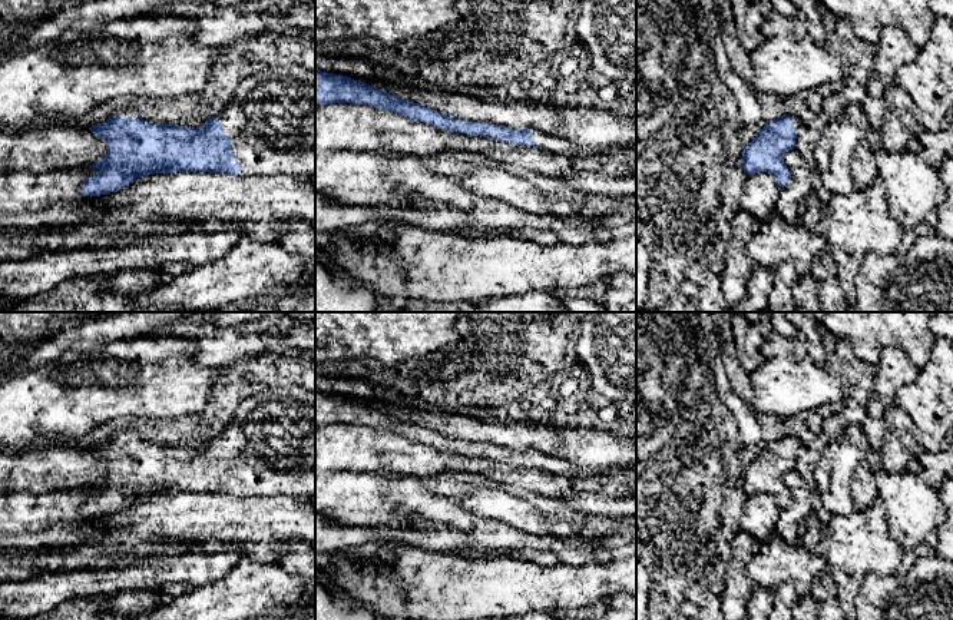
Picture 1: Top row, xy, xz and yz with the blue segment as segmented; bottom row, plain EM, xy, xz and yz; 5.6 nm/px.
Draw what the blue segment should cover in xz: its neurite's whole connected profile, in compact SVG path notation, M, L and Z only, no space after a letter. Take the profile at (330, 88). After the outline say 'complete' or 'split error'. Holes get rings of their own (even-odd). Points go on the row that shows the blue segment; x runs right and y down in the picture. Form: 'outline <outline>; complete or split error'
outline M315 69L315 105L332 103L365 105L398 113L410 120L428 123L437 129L446 129L450 132L460 132L466 135L479 135L514 145L526 145L533 147L539 146L545 150L550 150L559 155L575 155L579 152L583 152L586 155L609 155L622 147L580 147L570 143L569 140L555 139L553 136L545 135L535 129L514 130L493 123L456 119L423 105L400 99L398 96L393 96L375 86L354 80L348 76L325 73Z; split error

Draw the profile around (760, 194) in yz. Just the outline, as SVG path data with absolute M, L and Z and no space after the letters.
M758 172L747 176L738 205L764 223L777 213L778 196L780 188L775 179L767 172Z

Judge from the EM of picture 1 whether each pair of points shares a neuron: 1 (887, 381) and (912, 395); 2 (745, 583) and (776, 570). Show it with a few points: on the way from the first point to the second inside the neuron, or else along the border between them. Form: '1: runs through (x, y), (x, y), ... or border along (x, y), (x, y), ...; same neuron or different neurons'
1: border along (920, 370), (913, 381), (896, 391), (893, 403); different neurons
2: border along (744, 566), (755, 583); different neurons

